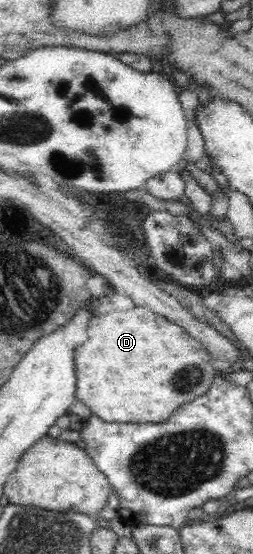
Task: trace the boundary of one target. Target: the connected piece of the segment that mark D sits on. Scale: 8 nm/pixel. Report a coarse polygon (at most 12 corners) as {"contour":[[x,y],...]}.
{"contour":[[149,307],[92,317],[75,396],[165,422],[219,367]]}

